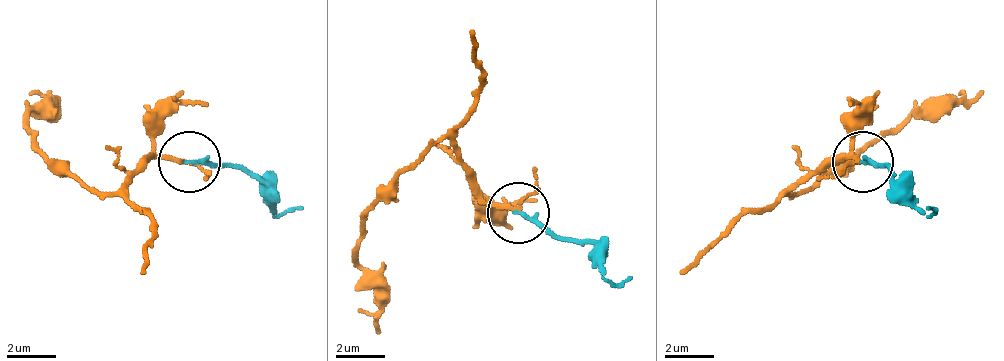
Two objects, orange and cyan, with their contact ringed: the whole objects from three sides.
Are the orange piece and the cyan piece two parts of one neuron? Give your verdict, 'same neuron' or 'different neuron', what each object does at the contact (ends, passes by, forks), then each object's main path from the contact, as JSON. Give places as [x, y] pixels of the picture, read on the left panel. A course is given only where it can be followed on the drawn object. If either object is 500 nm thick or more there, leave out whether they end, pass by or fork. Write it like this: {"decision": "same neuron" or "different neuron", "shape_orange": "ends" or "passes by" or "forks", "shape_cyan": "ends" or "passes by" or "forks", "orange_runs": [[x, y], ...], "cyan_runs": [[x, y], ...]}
{"decision": "same neuron", "shape_orange": "passes by", "shape_cyan": "ends", "orange_runs": [[188, 163], [151, 157], [120, 188], [95, 194], [27, 132], [52, 89]], "cyan_runs": [[188, 163], [256, 175], [286, 212], [305, 206]]}

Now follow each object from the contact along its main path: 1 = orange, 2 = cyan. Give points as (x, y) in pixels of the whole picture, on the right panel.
1: (861, 163), (842, 157), (793, 188), (805, 194), (941, 95), (972, 101), (984, 89)
2: (861, 163), (892, 175), (929, 206)

